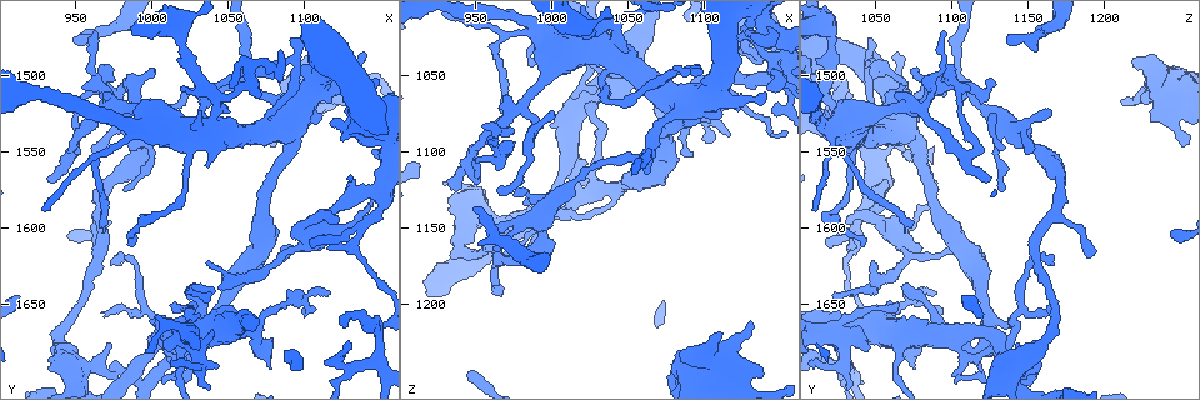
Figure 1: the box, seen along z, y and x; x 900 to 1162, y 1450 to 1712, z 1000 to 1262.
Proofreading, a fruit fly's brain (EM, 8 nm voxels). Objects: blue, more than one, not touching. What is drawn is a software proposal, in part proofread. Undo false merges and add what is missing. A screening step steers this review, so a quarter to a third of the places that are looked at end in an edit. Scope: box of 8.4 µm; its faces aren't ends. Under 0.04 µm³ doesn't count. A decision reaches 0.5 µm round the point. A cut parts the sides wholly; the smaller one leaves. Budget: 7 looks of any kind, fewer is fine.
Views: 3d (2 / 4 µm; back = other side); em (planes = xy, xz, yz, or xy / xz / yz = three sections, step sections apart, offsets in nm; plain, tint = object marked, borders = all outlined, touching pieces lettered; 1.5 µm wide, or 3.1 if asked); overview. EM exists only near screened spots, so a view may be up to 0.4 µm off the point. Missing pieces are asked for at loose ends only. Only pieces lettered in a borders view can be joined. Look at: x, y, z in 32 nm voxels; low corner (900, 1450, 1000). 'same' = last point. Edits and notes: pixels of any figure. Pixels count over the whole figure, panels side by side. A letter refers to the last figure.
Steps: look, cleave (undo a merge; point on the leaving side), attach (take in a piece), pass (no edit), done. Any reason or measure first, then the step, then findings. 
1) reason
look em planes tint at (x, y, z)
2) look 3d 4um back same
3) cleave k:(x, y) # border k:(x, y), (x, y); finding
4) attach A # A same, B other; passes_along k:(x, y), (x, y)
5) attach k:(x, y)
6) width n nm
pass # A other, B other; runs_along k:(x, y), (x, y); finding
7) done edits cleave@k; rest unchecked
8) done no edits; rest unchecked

free end
look em planes borders at (932, 1570, 1122)

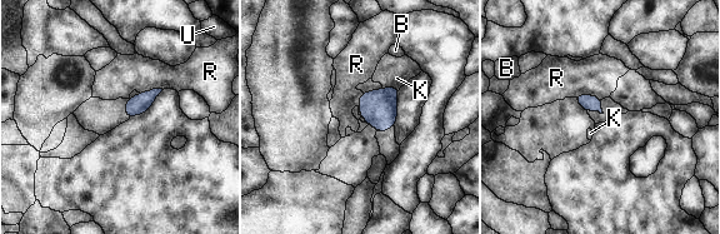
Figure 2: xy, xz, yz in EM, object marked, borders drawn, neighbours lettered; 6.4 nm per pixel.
pass # B other, K other, R other, U other; border 2:(399, 88), (386, 86), (383, 89); none of them fits

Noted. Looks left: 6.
thick end
look em yz step 4 tint at (1130, 1518, 1212)

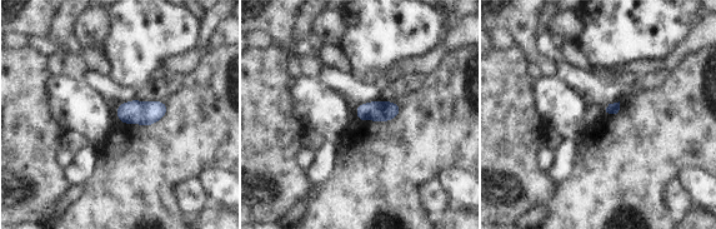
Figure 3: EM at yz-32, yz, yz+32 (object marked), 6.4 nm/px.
look em planes borders same

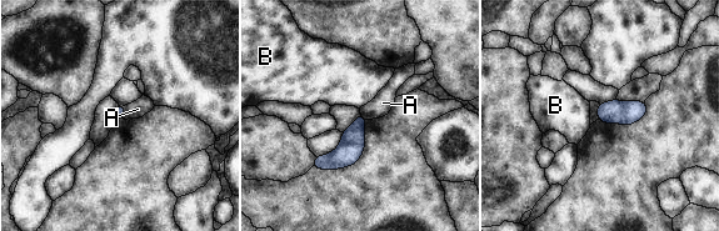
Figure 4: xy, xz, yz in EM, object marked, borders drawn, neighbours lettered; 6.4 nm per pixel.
pass # A other, B other; border 4:(124, 105), (125, 119); no lettered piece goes on from it

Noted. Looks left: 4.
an open end
look em planes tint at (1092, 1474, 1046)

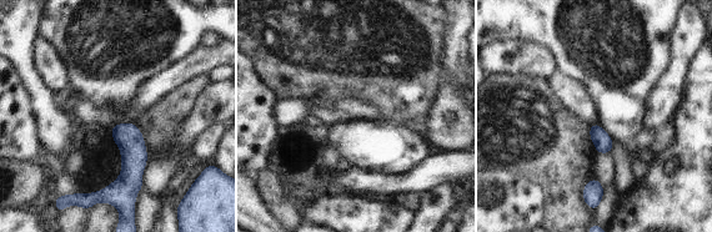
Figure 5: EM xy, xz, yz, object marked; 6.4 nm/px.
see the neighbours
look em planes borders same

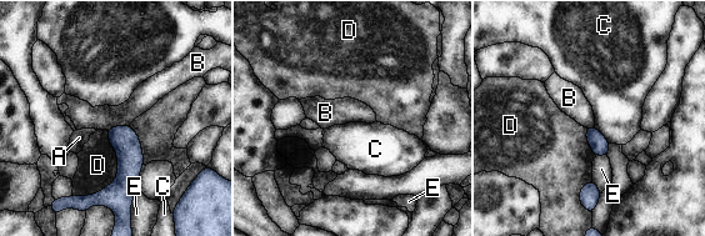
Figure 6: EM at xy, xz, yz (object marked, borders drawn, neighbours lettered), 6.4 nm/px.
longest_contact D 480 nm
pass # A other, B other, C other, D other, E other; border 6:(129, 124), (111, 126), (106, 130); none of them fits

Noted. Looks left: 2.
done no edits; rest unchecked

